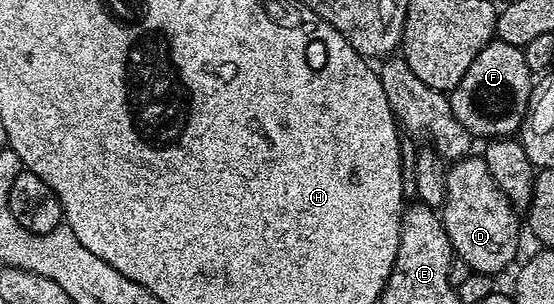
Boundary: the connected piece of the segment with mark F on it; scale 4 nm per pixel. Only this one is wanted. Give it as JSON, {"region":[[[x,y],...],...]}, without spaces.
{"region":[[[491,41],[476,61],[468,65],[468,73],[460,77],[460,85],[449,92],[452,113],[464,129],[482,141],[513,136],[532,107],[530,80],[532,74],[523,59],[523,48]]]}

